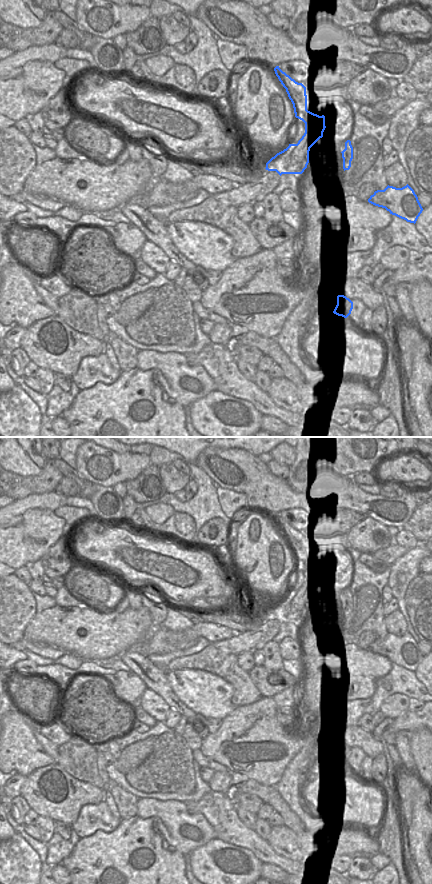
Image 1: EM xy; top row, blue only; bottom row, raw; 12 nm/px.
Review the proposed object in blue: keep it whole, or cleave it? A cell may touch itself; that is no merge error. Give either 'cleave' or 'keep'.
cleave

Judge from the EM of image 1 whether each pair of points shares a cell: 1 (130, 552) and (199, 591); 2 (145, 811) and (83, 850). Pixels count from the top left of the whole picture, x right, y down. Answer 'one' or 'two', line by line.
1: one
2: two

